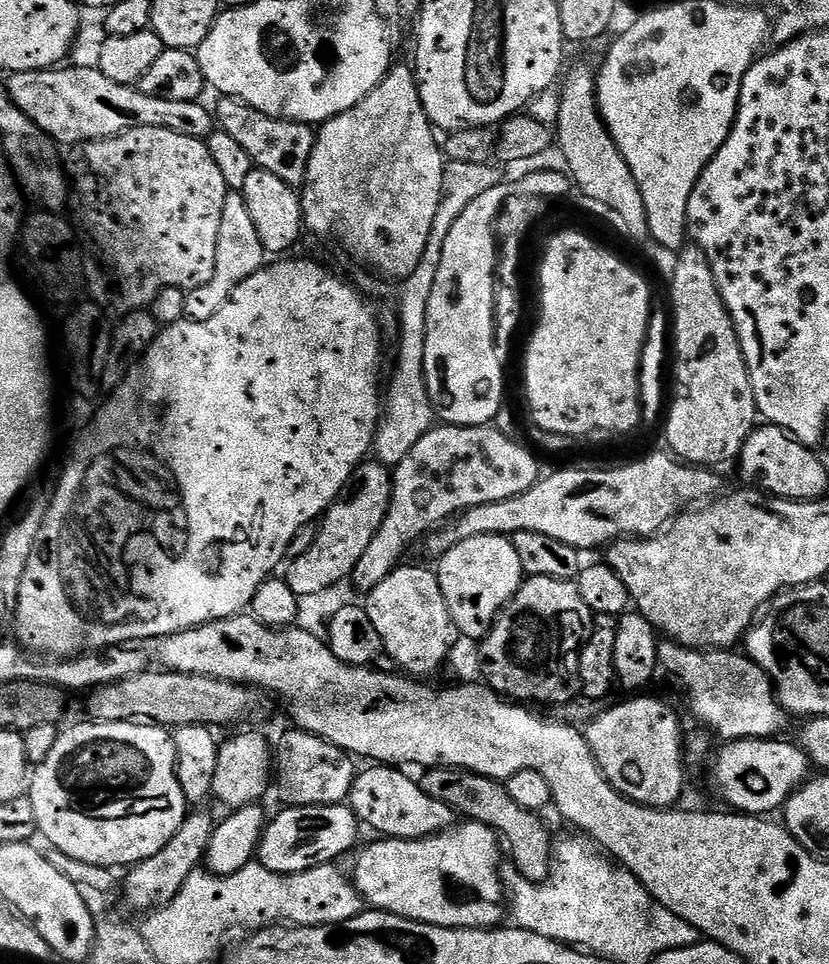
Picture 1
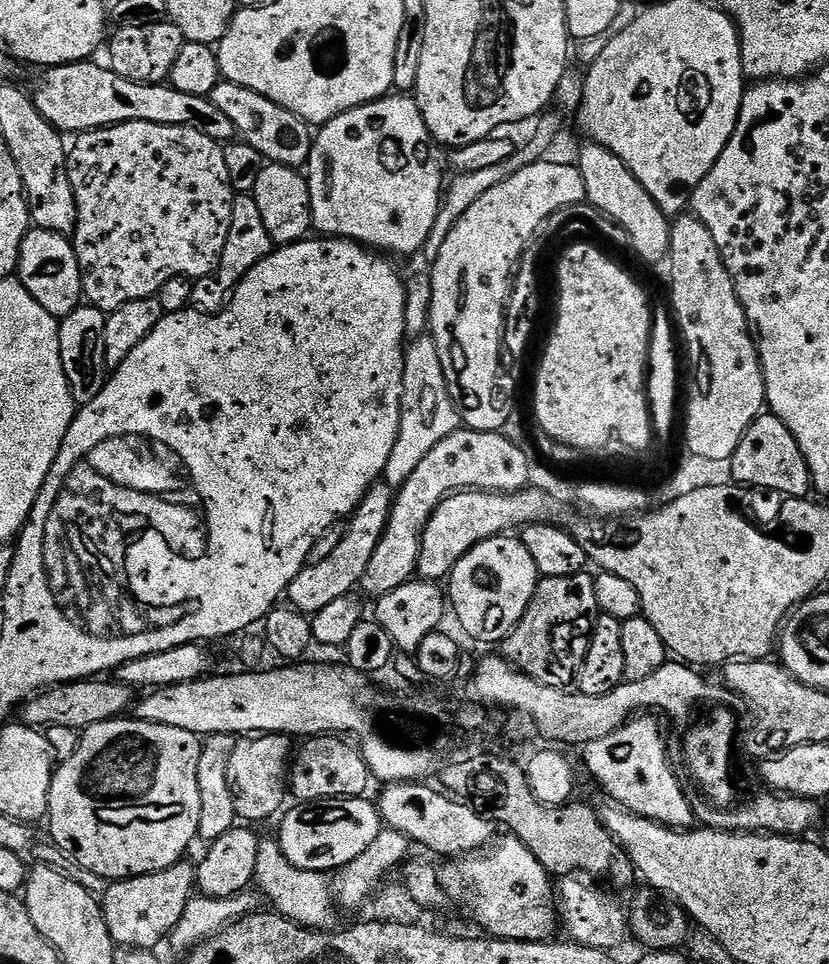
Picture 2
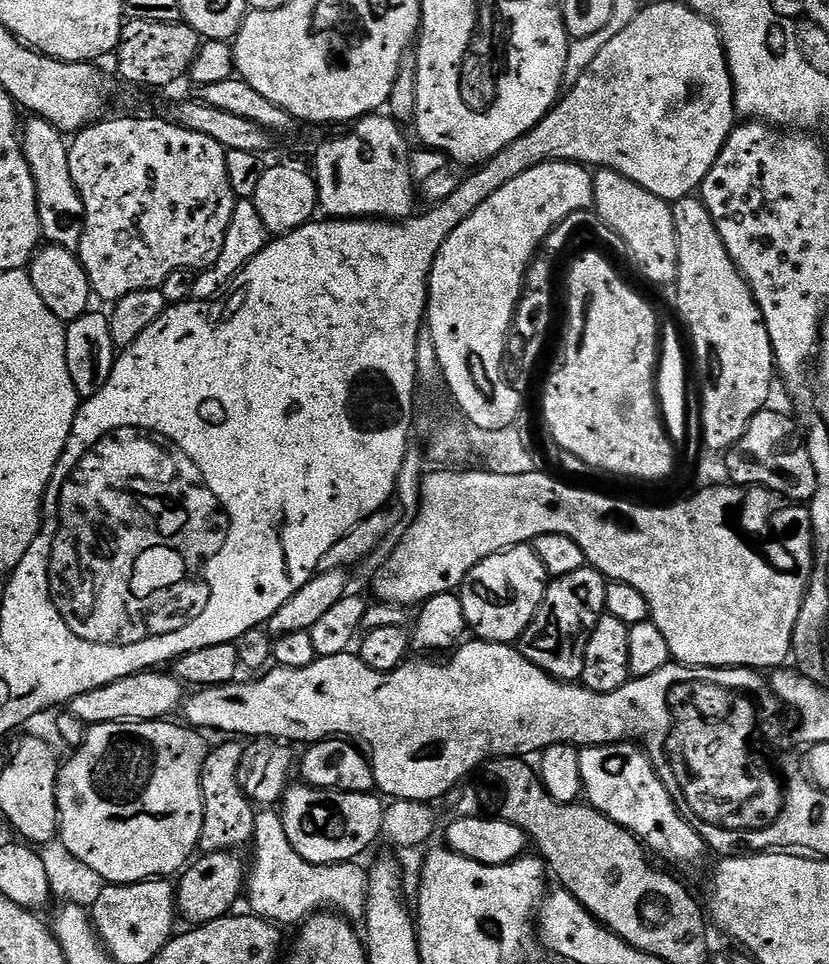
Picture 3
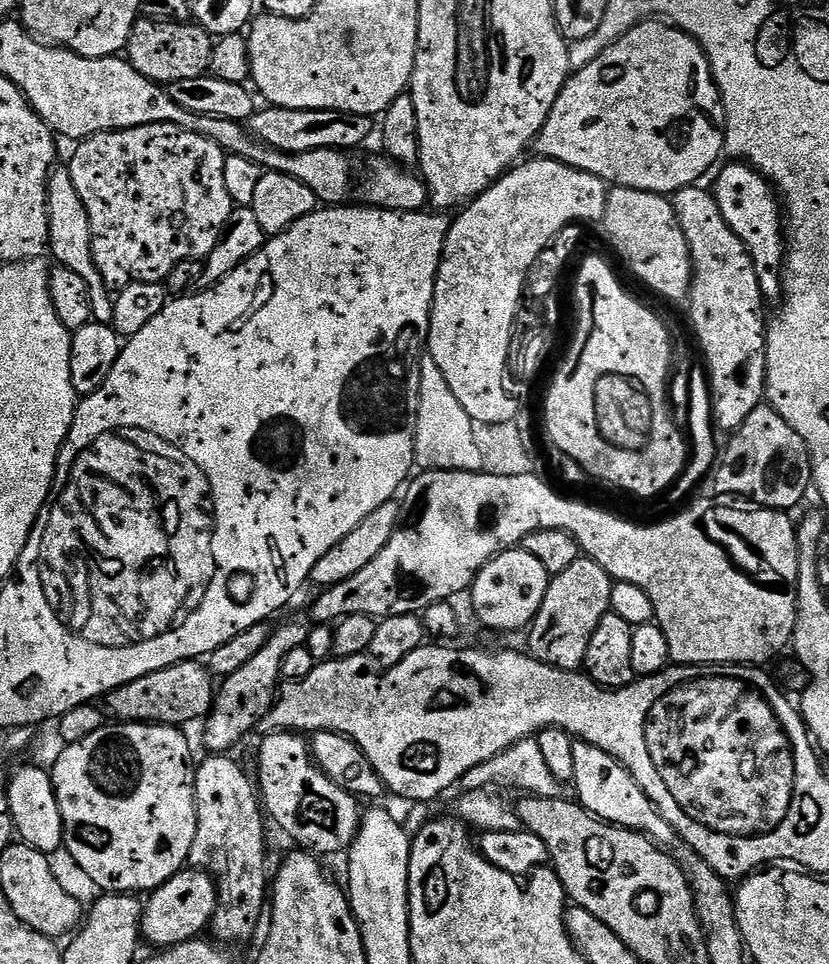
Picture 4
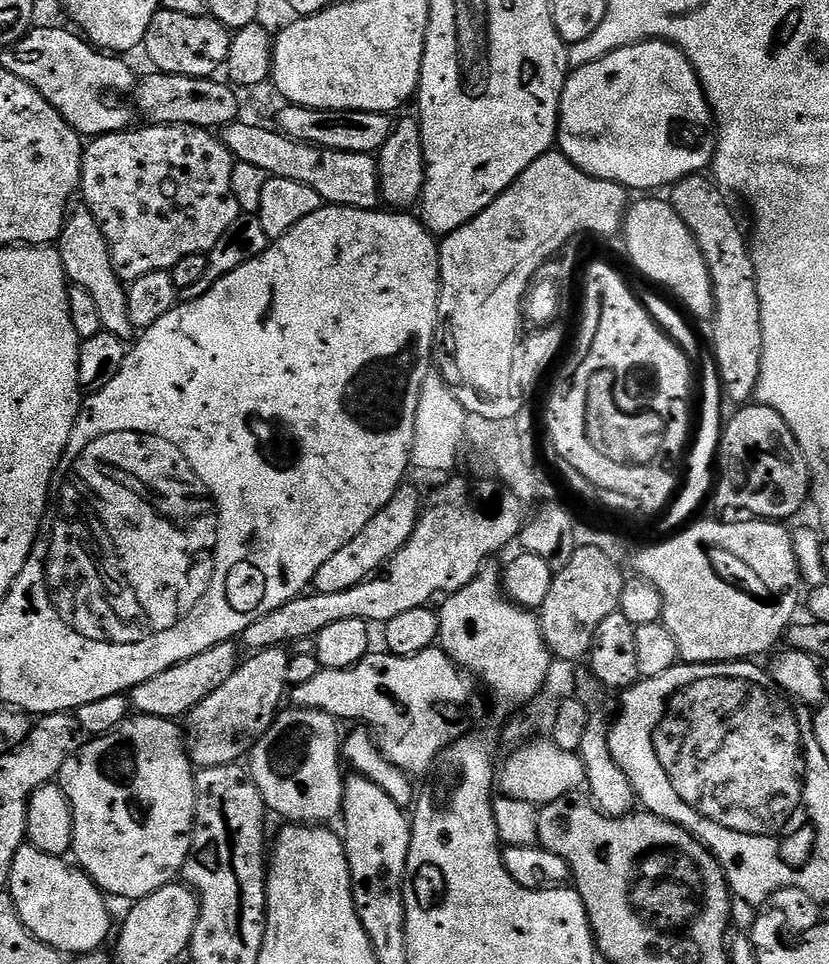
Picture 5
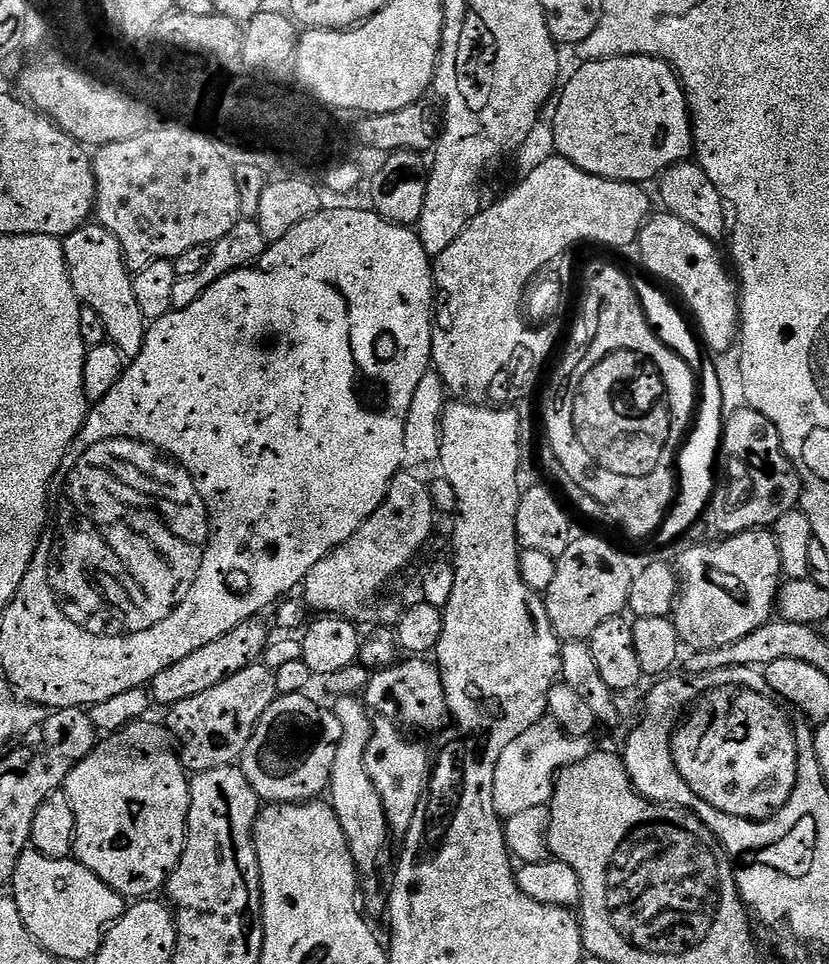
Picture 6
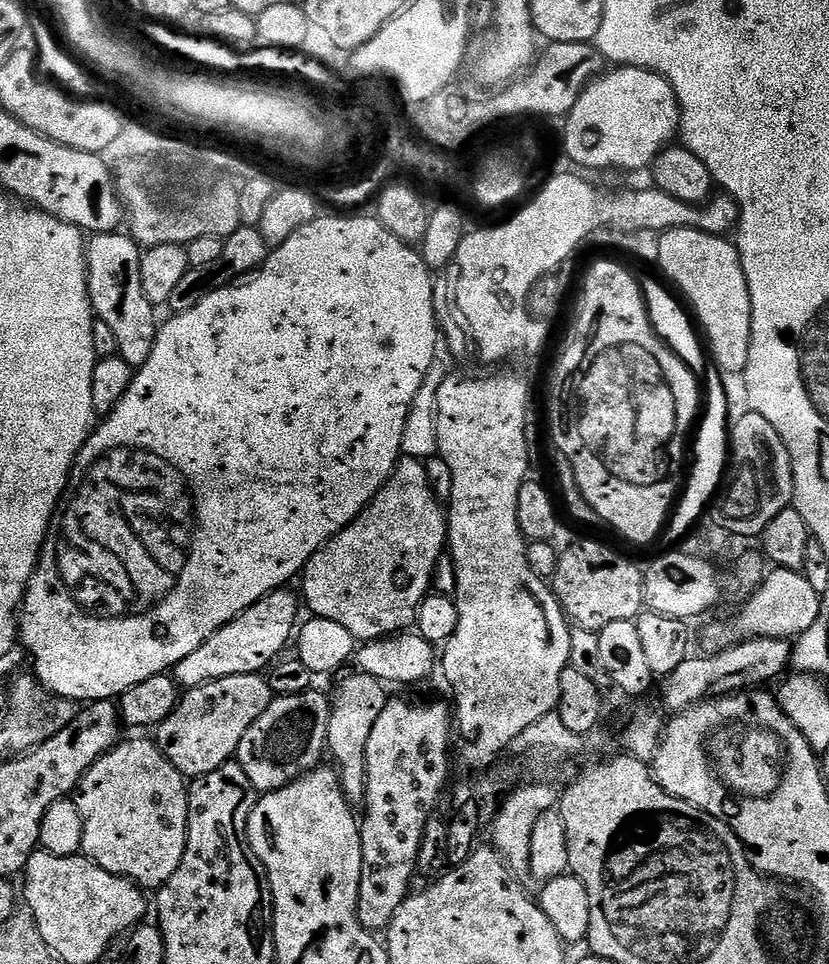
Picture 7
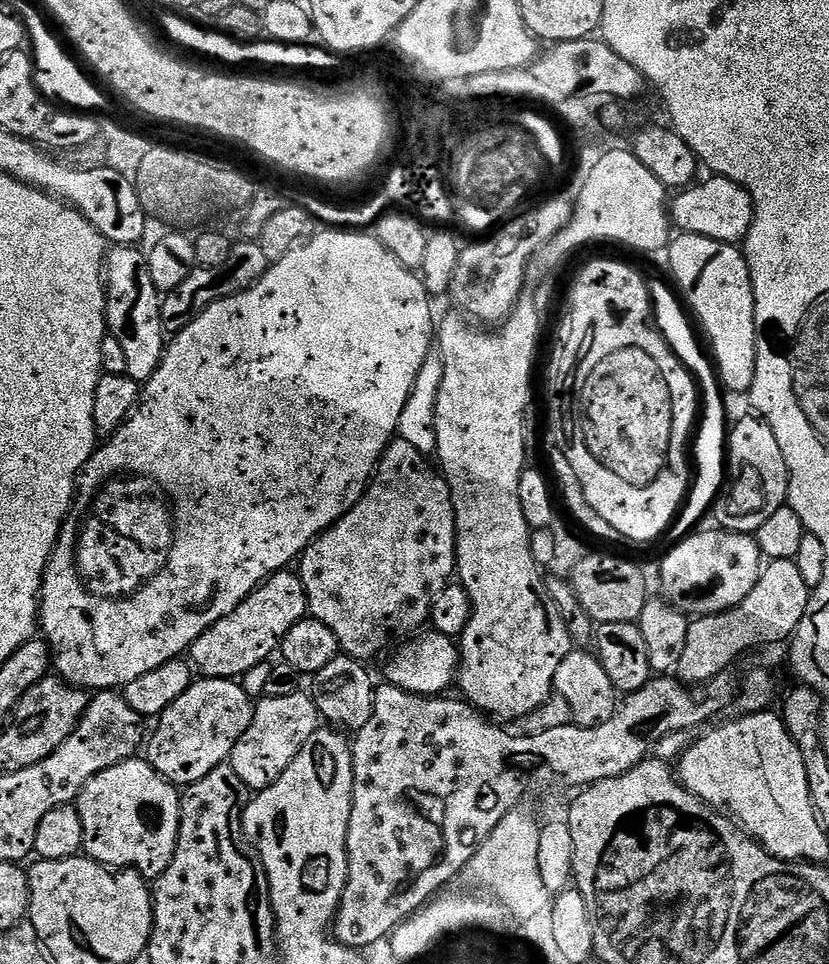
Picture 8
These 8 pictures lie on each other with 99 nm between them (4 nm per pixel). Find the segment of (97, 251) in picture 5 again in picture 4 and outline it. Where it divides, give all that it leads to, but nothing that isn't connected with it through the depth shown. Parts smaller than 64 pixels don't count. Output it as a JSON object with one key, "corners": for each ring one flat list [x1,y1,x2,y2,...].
{"corners":[[67,170,53,171,48,181,48,248,59,267,74,270,74,274,79,274,86,281,86,286,90,286,93,321,111,324,113,297,94,262,90,218,86,214,86,206,82,206,82,198,78,198,78,190,74,190,74,182]]}

